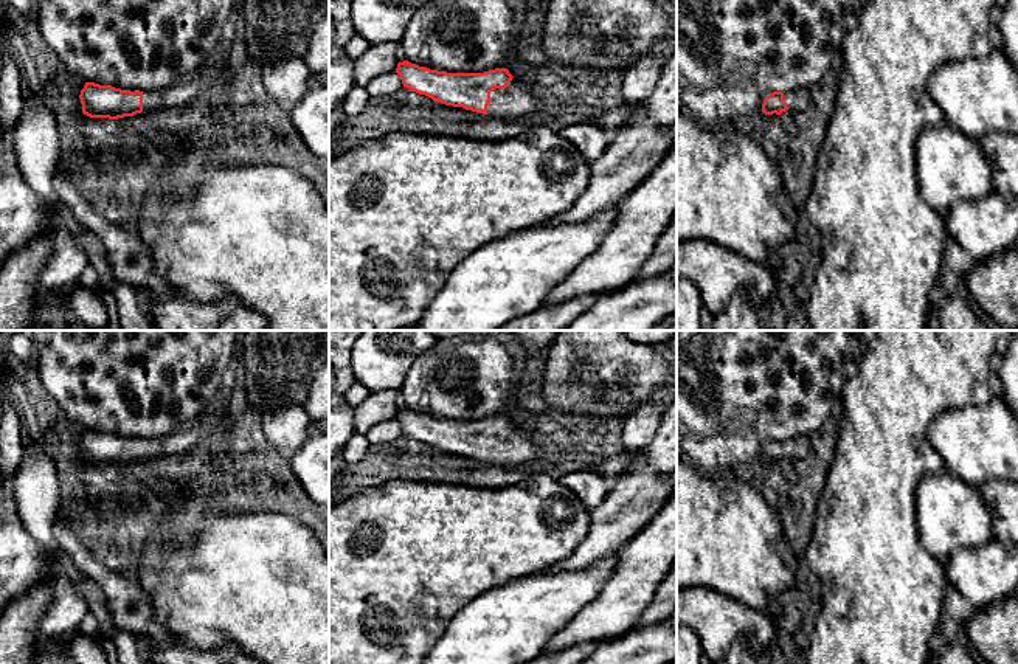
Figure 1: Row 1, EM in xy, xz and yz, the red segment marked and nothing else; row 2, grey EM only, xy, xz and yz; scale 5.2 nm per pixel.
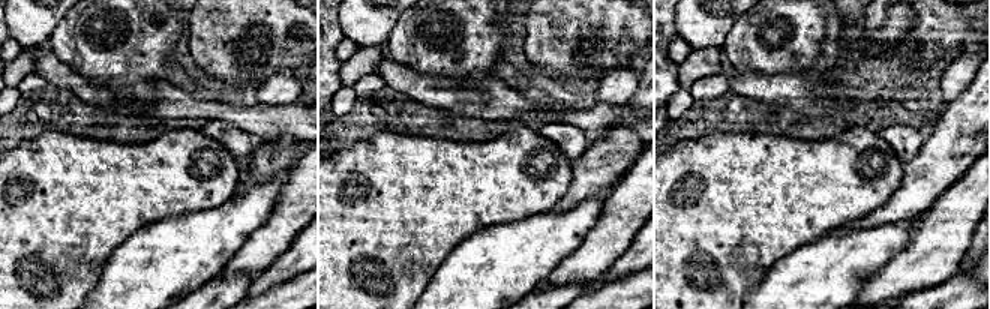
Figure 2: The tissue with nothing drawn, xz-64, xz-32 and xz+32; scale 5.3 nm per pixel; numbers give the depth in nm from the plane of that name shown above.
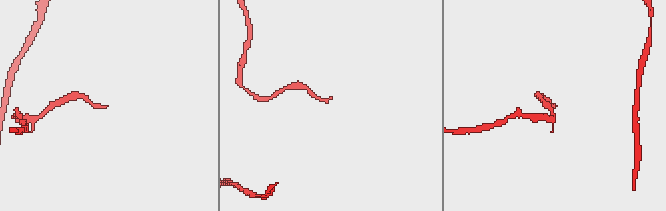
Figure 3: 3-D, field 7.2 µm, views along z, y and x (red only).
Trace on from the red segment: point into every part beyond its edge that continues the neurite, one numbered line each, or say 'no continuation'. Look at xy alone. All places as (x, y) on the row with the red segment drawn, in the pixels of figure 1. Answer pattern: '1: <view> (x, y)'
1: xy (185, 89)

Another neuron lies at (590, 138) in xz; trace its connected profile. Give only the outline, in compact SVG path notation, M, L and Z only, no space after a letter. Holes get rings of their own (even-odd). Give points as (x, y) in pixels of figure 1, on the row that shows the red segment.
M576 123L557 132L570 140L588 163L599 158L611 140L611 133L594 123Z

